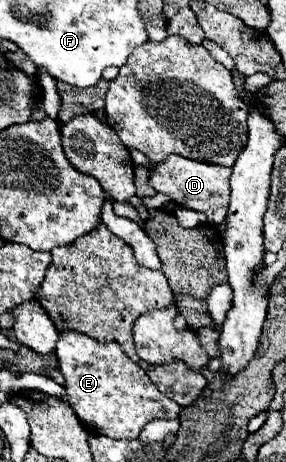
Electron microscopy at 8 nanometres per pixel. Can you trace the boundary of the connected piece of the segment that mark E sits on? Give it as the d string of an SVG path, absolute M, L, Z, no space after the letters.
M67 330L61 332L55 354L59 370L65 376L69 404L93 432L111 438L137 438L149 420L173 420L183 410L183 406L175 404L155 388L145 370L135 364L119 344L99 344L75 330Z

